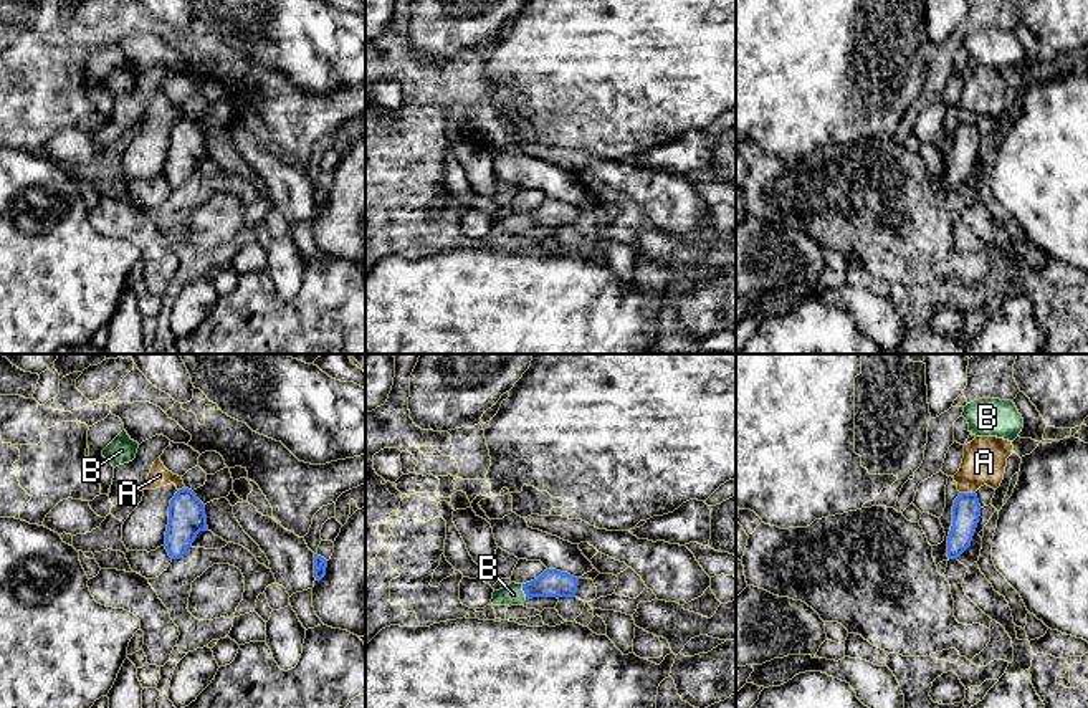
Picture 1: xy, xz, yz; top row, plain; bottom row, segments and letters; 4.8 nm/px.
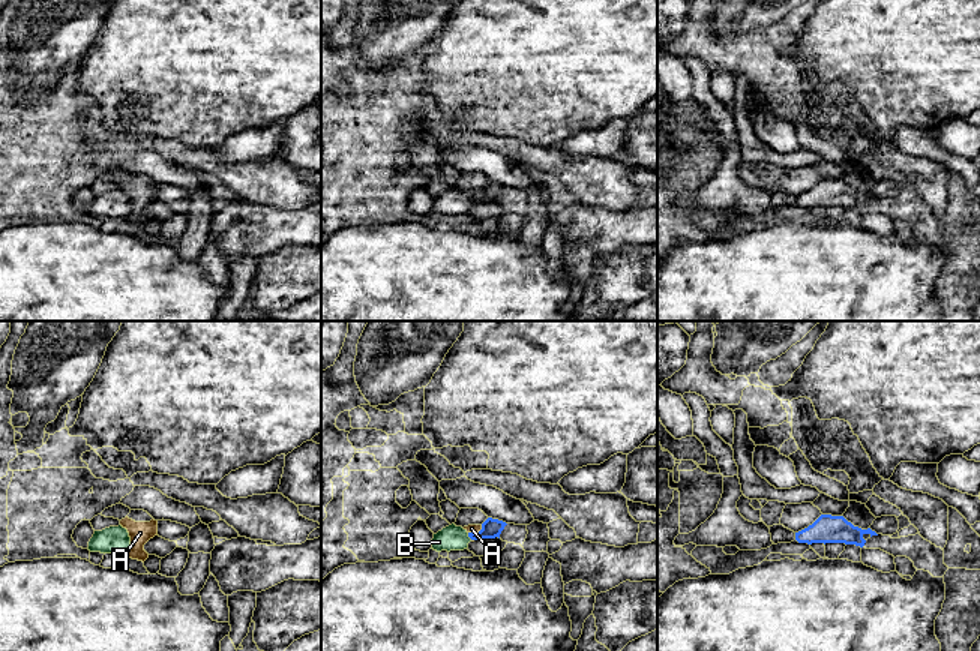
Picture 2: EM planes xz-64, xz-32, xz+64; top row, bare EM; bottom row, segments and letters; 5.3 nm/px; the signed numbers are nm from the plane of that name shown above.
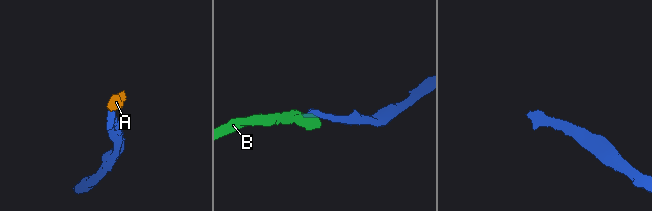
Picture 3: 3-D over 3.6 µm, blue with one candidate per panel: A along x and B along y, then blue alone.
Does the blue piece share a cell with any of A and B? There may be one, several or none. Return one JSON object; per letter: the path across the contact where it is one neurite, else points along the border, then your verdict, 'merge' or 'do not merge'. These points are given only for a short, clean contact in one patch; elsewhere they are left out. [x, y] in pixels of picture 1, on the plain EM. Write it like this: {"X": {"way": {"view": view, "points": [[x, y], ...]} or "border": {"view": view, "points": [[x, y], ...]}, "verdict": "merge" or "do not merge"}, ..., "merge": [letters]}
{"A": {"border": {"view": "yz", "points": [[959, 121], [974, 123]]}, "verdict": "do not merge"}, "B": {"verdict": "merge"}, "merge": ["B"]}

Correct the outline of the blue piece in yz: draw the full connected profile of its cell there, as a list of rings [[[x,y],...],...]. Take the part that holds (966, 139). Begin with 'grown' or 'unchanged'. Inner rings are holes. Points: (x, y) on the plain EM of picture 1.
unchanged | [[[959,122],[952,136],[952,155],[947,165],[947,187],[957,189],[972,170],[981,146],[976,122]]]

